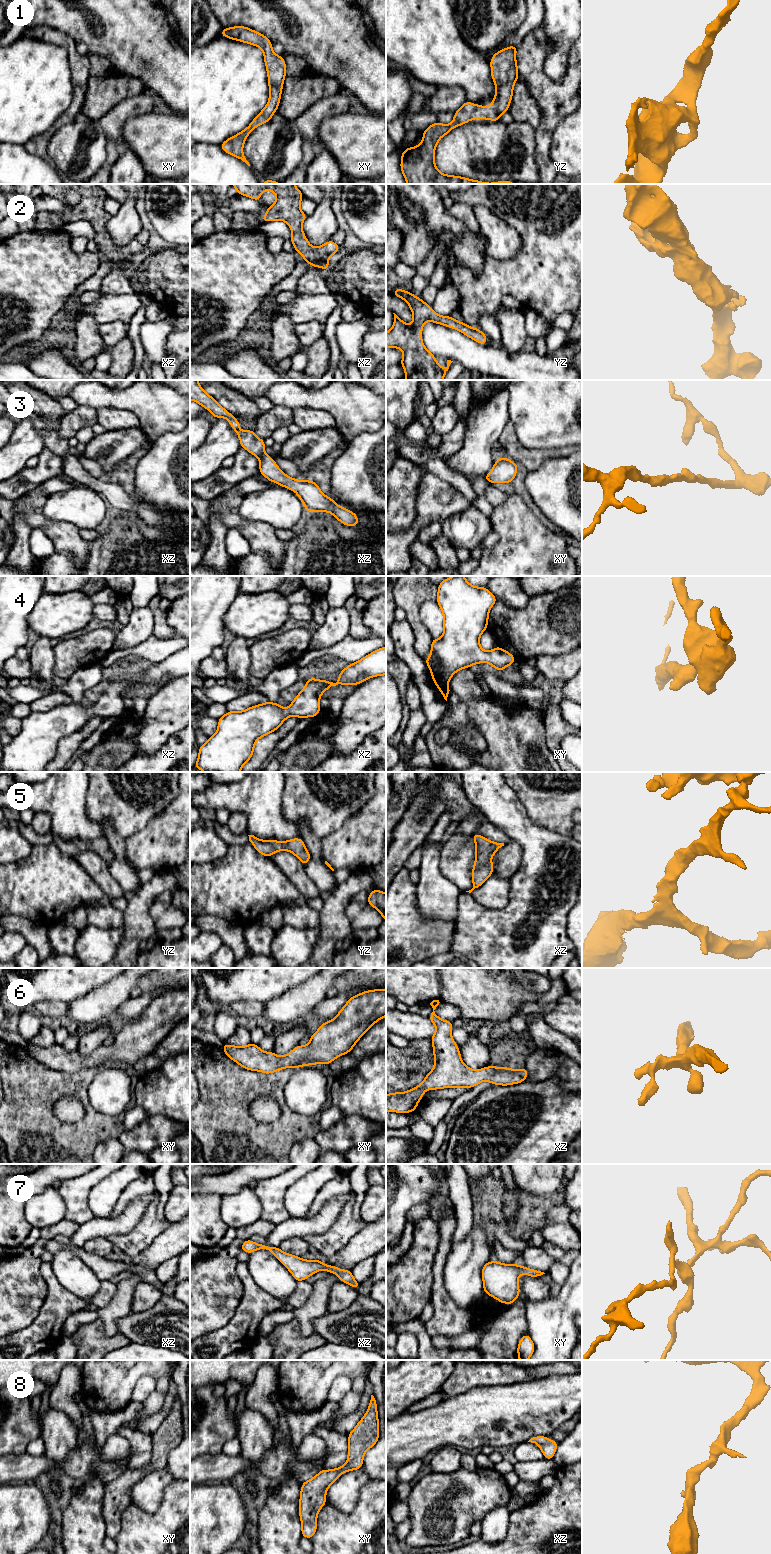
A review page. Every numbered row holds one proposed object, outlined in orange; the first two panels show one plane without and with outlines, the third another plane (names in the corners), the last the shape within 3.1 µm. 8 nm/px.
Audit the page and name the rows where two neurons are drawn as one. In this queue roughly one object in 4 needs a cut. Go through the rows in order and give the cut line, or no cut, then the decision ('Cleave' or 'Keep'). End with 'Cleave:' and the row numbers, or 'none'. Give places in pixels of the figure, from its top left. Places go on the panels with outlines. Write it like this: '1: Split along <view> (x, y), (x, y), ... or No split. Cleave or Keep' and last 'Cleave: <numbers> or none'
1: No split. Keep
2: No split. Keep
3: No split. Keep
4: No split. Keep
5: No split. Keep
6: No split. Keep
7: No split. Keep
8: No split. Keep
Cleave: none

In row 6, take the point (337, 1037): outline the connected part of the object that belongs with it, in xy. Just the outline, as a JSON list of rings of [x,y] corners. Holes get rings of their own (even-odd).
[[[375,989],[357,994],[347,1001],[337,1016],[331,1021],[325,1021],[319,1029],[310,1036],[310,1042],[305,1045],[296,1046],[285,1056],[277,1056],[273,1051],[264,1052],[258,1045],[249,1043],[239,1047],[224,1043],[224,1053],[241,1067],[271,1074],[284,1068],[294,1069],[323,1063],[329,1065],[333,1060],[341,1055],[348,1054],[356,1045],[358,1040],[369,1030],[378,1020],[386,1016],[386,989]]]

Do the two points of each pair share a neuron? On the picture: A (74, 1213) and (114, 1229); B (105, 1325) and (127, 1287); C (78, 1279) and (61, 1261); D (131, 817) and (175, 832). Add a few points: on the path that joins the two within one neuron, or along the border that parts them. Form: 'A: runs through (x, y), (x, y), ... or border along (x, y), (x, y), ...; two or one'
A: border along (93, 1217), (80, 1225); two
B: runs through (108, 1316), (122, 1302), (124, 1296); one
C: runs through (75, 1275), (65, 1265); one
D: border along (166, 807), (143, 828), (128, 835); two

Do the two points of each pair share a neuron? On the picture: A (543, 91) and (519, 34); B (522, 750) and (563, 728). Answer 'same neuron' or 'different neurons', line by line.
A: different neurons
B: different neurons

